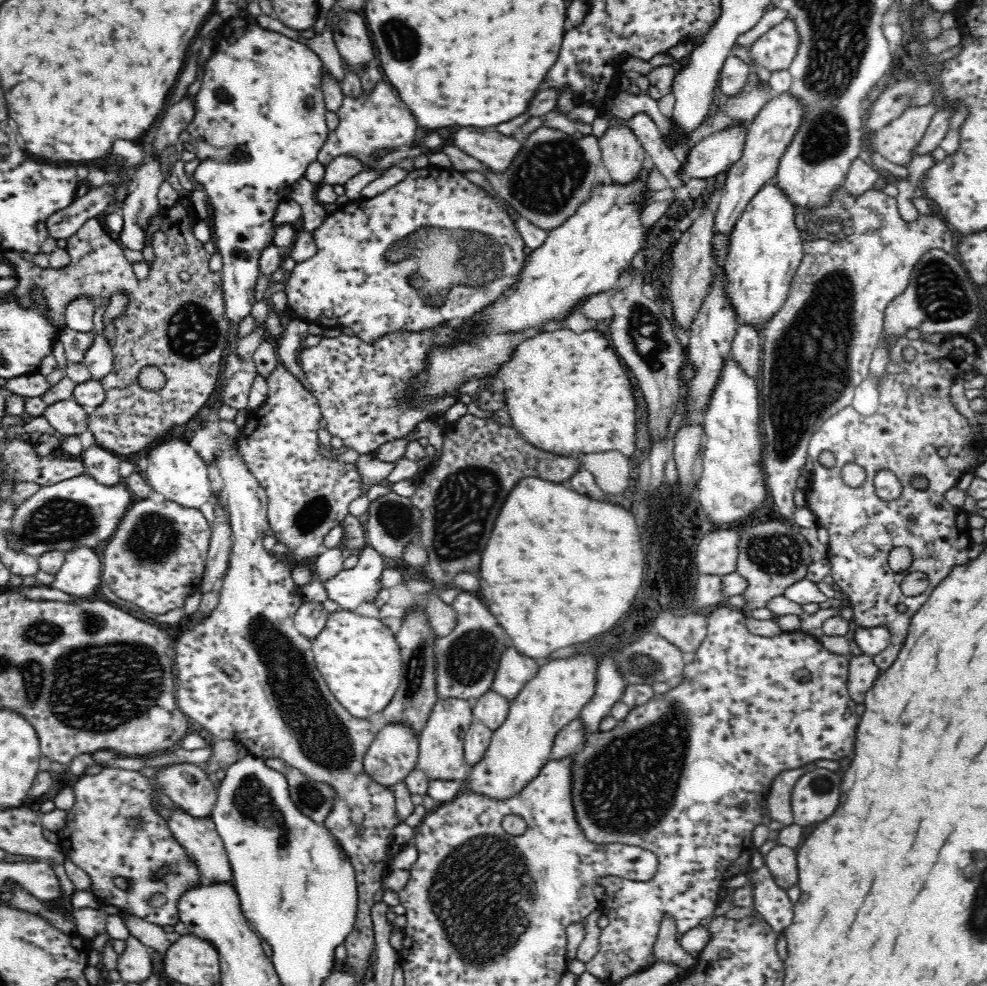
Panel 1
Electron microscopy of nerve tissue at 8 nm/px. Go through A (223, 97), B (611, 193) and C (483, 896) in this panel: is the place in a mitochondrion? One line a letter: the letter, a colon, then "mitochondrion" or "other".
A: other
B: other
C: mitochondrion

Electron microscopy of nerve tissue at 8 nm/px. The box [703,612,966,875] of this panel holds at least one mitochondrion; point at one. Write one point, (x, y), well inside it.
(821, 785)

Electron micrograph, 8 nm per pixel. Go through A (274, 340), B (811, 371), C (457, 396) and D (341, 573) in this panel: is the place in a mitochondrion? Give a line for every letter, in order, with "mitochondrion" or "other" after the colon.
A: other
B: mitochondrion
C: other
D: other

